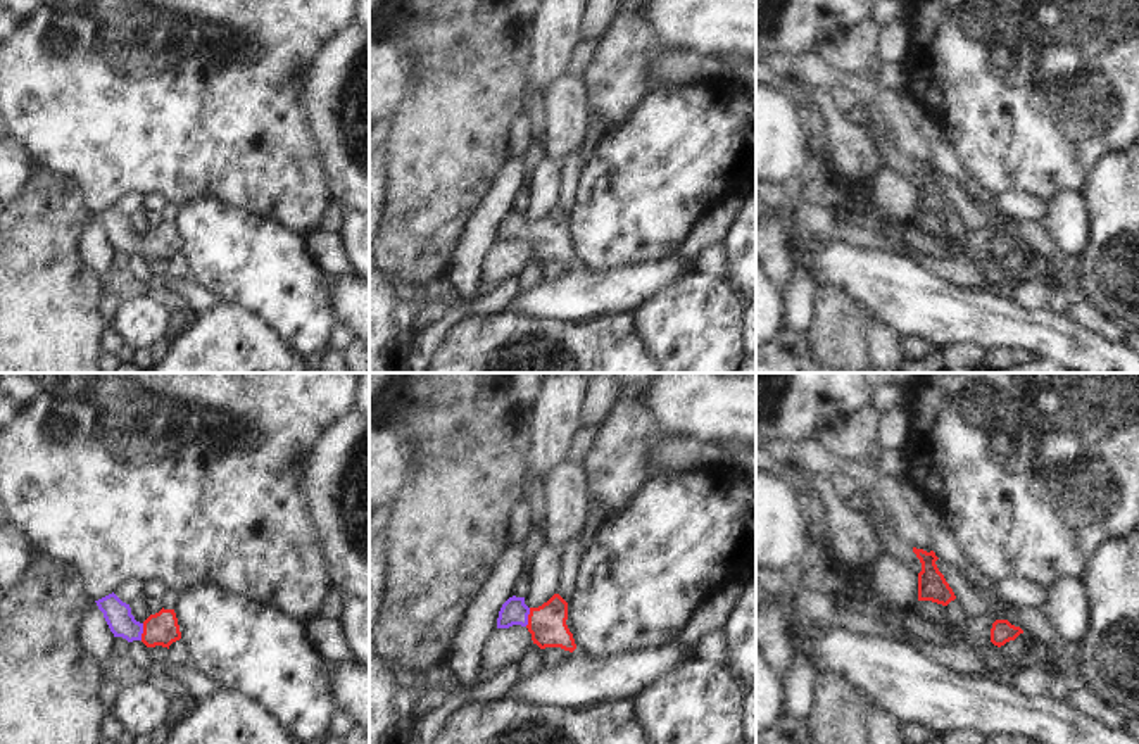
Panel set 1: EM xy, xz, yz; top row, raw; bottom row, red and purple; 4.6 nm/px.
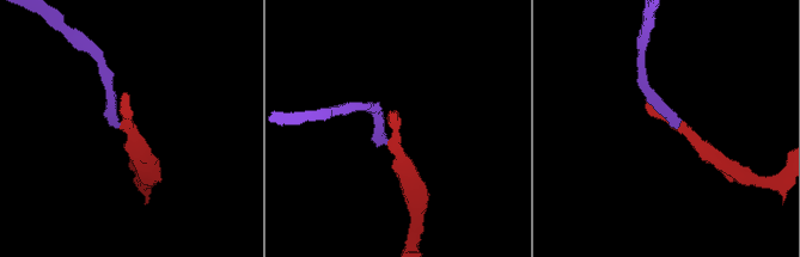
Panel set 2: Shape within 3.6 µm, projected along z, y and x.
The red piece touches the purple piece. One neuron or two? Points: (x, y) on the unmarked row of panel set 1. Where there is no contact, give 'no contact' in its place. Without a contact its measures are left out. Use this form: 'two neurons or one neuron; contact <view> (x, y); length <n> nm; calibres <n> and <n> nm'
one neuron; contact xz (528, 230); length 90 nm; calibres 180 and 120 nm

